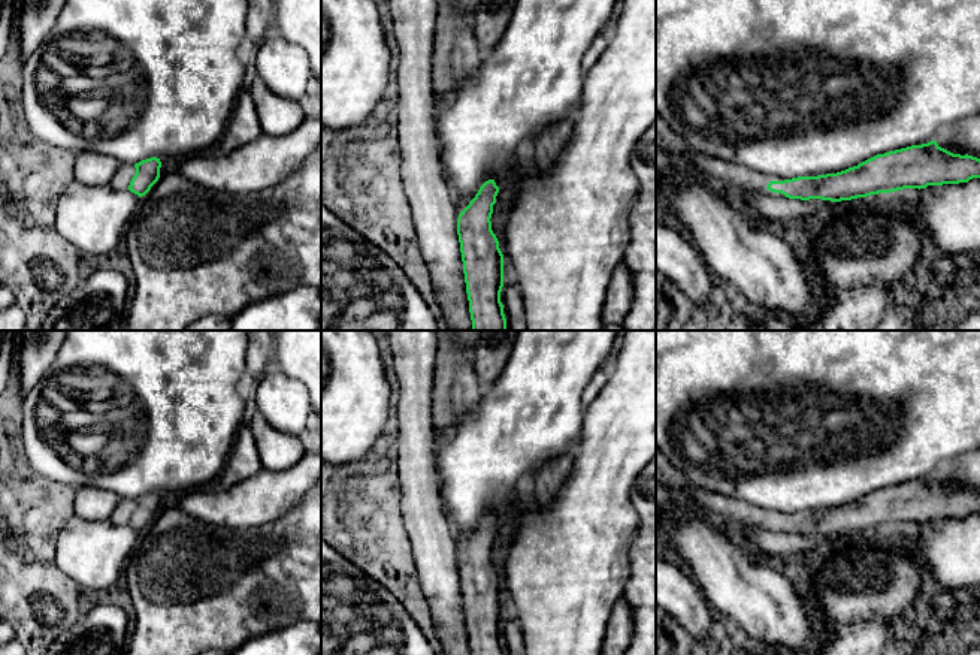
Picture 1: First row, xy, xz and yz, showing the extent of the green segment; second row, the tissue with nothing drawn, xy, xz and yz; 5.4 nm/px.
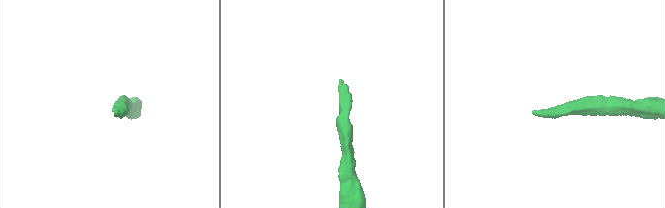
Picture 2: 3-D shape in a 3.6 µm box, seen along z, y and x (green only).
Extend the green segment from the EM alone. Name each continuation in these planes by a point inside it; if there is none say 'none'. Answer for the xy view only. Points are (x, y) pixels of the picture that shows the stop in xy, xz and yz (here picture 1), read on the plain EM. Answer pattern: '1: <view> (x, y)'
1: xy (121, 515)

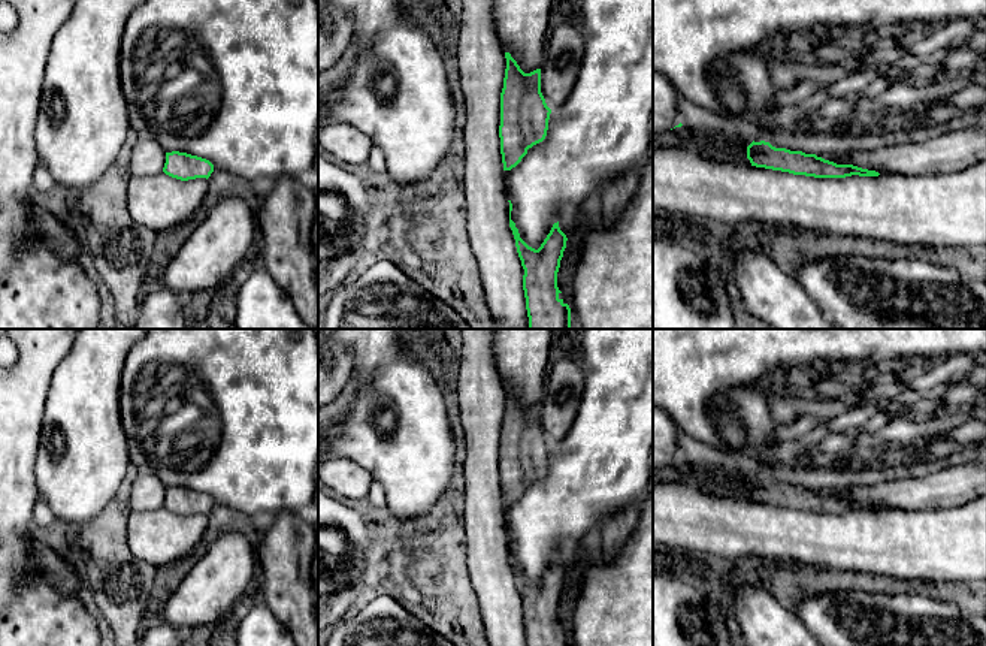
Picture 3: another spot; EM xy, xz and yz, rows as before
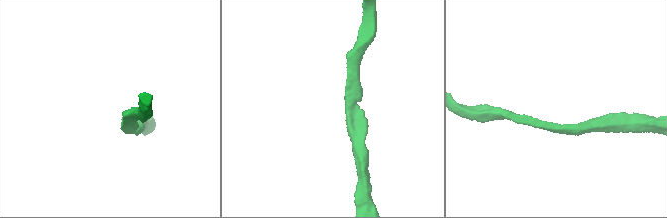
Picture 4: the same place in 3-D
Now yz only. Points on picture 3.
none

